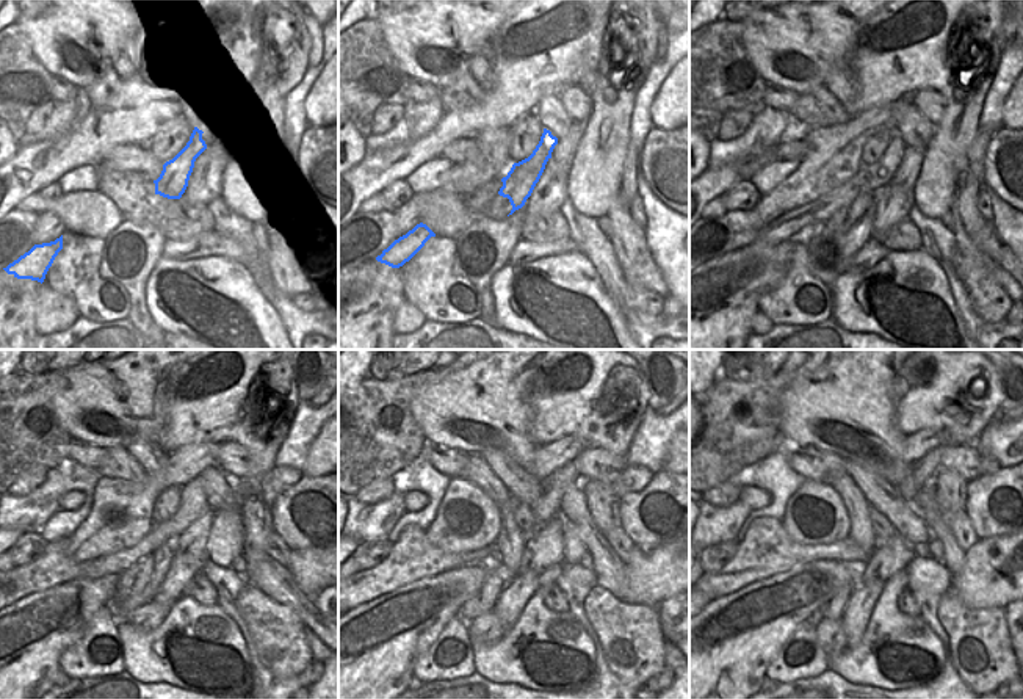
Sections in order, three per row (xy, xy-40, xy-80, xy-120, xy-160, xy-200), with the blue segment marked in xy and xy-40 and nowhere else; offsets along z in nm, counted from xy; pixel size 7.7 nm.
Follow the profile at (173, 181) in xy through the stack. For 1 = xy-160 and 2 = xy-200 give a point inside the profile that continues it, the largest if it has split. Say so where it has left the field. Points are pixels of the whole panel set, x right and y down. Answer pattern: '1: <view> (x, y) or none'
1: xy-160 (552, 489)
2: xy-200 (920, 474)

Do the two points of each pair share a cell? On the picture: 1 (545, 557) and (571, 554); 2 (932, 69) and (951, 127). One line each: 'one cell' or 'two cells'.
1: two cells
2: one cell

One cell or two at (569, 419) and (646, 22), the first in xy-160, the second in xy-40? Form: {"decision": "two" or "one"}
{"decision": "two"}

